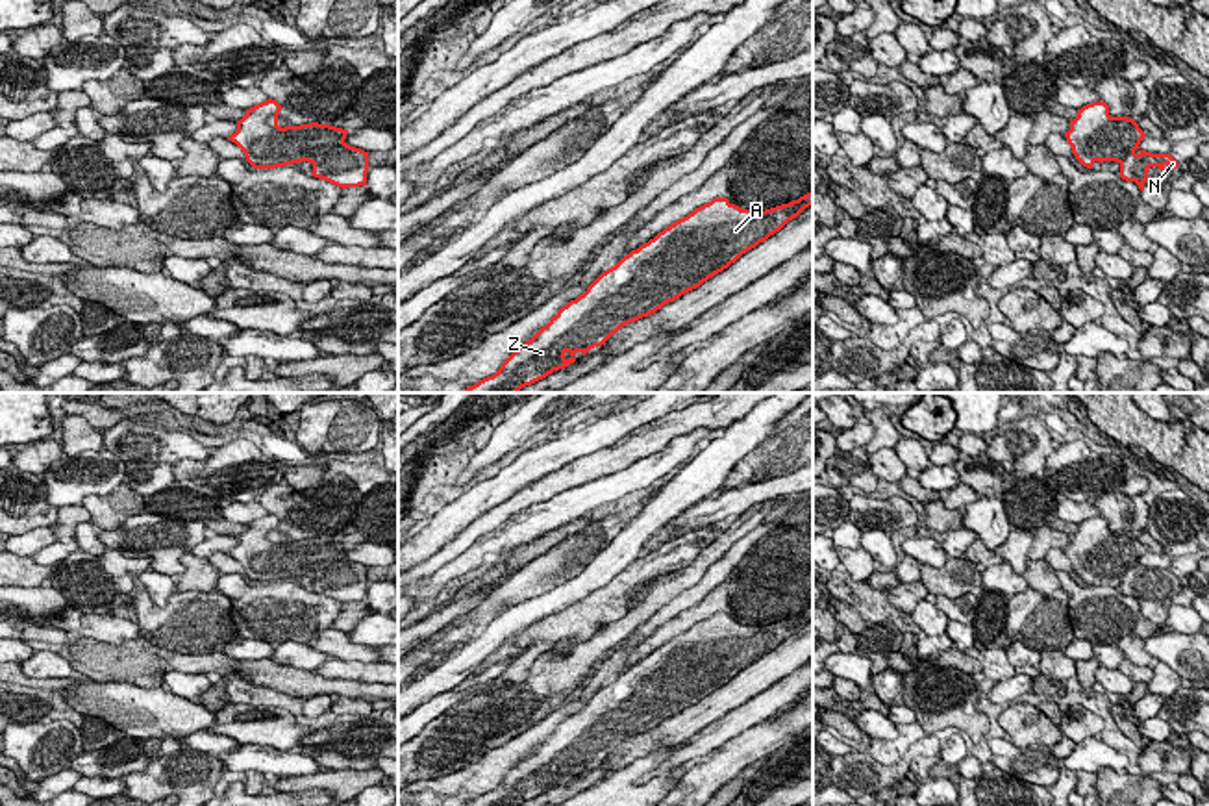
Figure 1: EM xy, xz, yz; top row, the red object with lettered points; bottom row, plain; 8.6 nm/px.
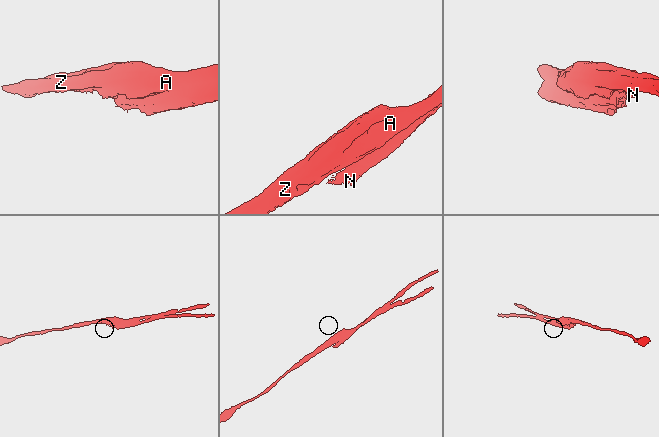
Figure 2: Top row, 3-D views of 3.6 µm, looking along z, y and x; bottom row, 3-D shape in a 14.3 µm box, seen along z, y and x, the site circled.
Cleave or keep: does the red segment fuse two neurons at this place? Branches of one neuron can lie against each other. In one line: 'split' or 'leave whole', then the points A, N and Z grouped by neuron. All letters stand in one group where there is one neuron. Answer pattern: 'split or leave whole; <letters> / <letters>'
split; A Z / N

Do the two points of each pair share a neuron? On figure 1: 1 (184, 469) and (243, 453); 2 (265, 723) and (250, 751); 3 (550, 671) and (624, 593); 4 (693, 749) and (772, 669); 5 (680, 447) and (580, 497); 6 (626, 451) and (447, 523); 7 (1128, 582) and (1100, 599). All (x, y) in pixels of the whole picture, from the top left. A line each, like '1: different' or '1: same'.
1: same
2: different
3: different
4: different
5: same
6: different
7: different

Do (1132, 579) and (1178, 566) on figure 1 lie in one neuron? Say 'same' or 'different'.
different

